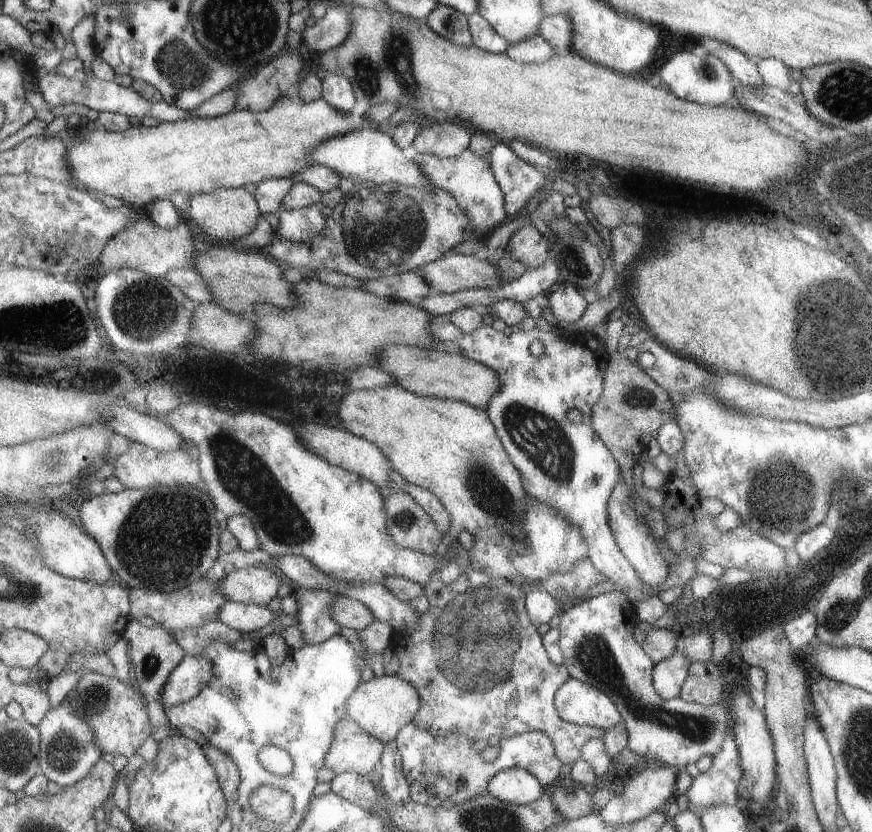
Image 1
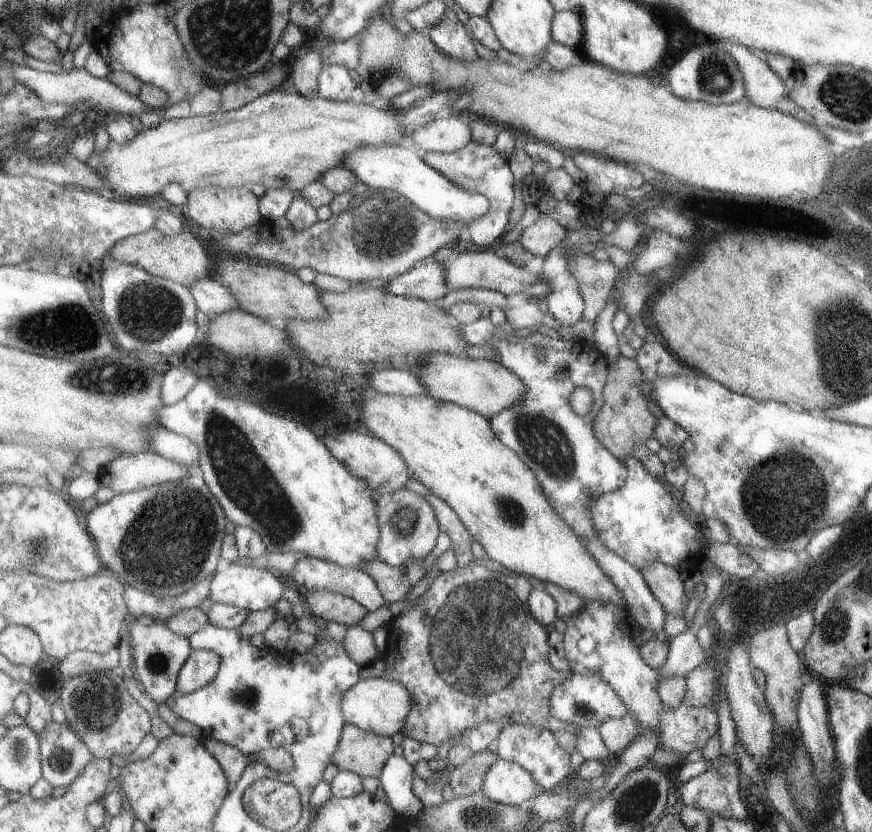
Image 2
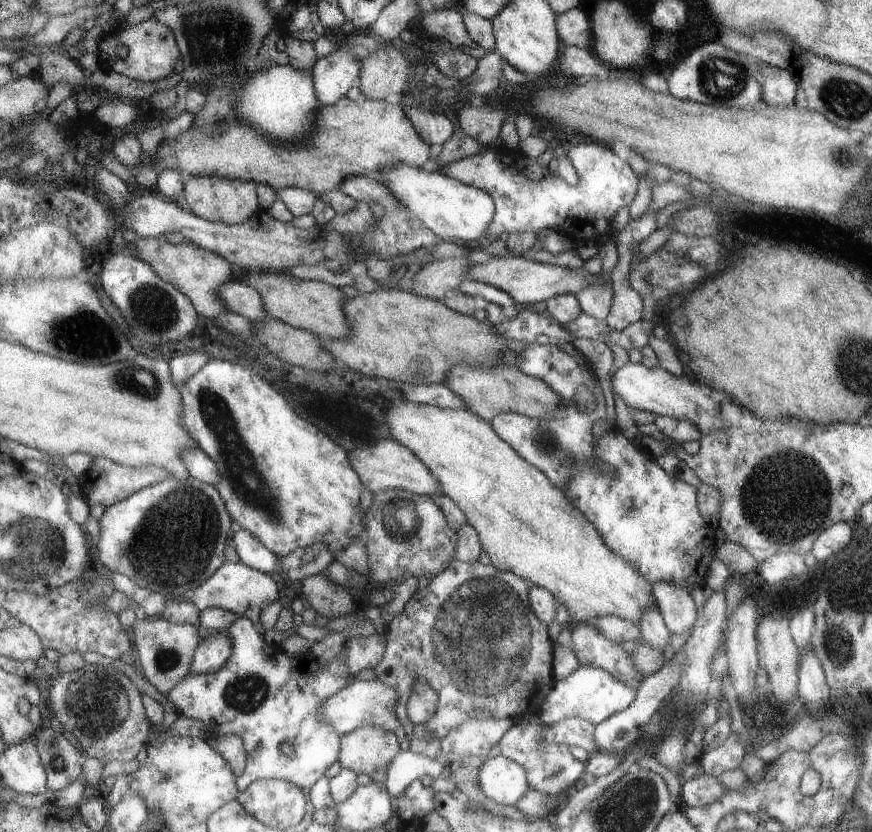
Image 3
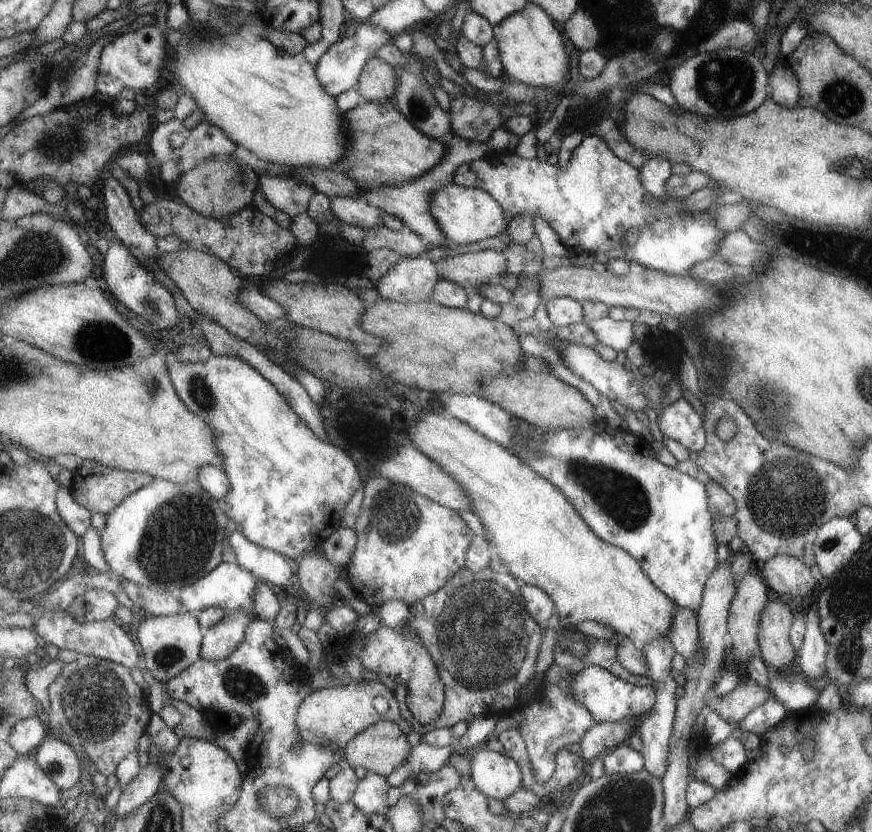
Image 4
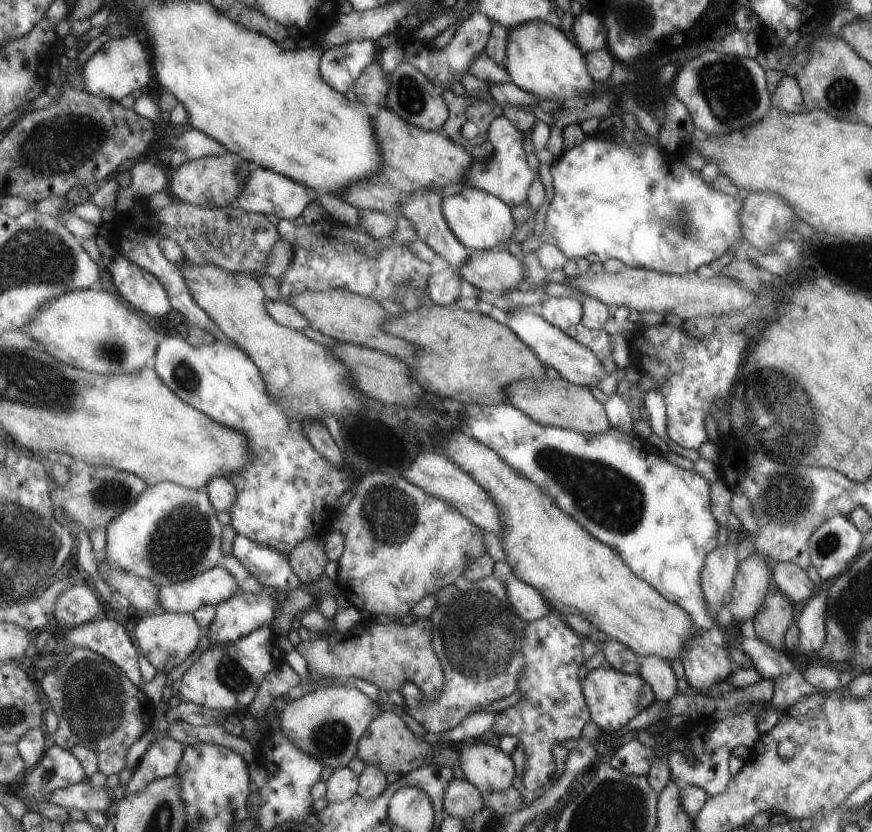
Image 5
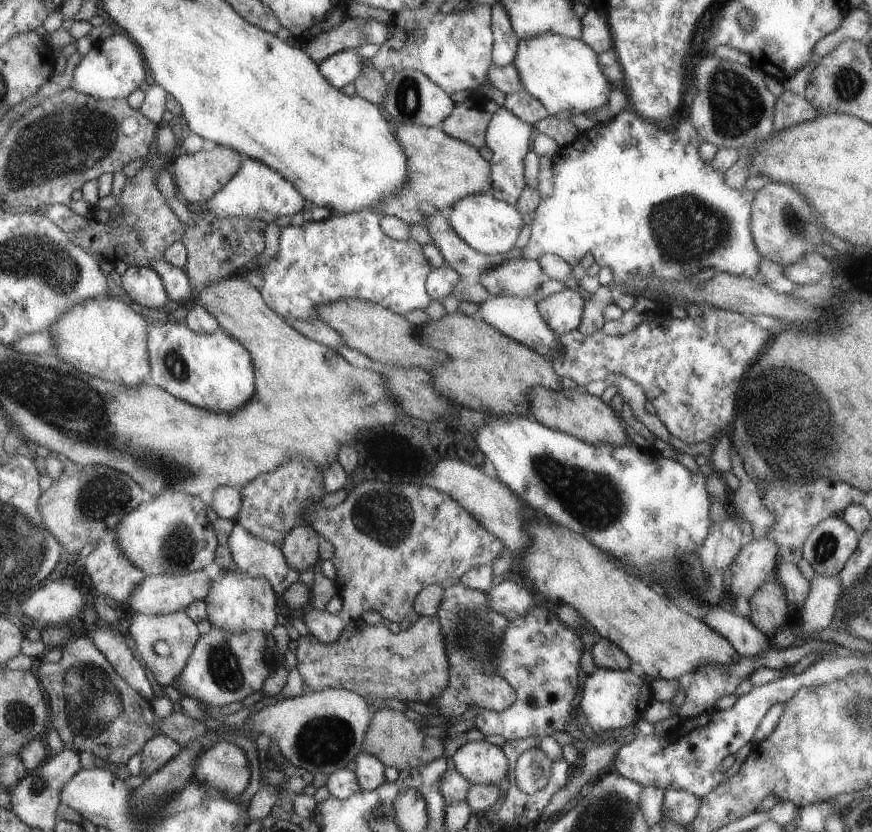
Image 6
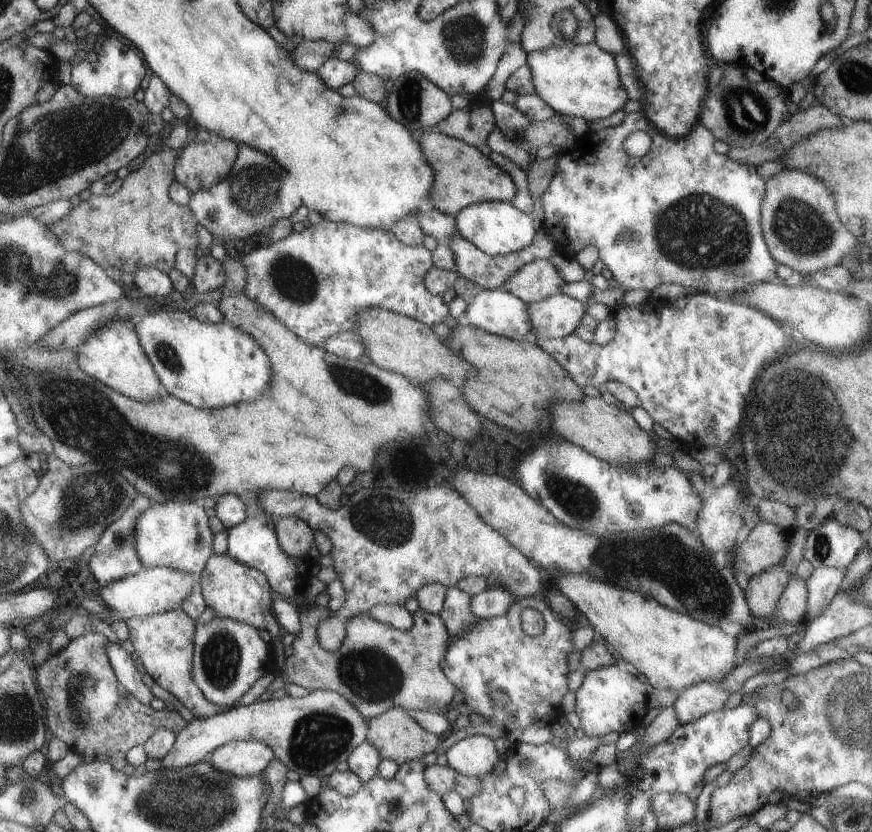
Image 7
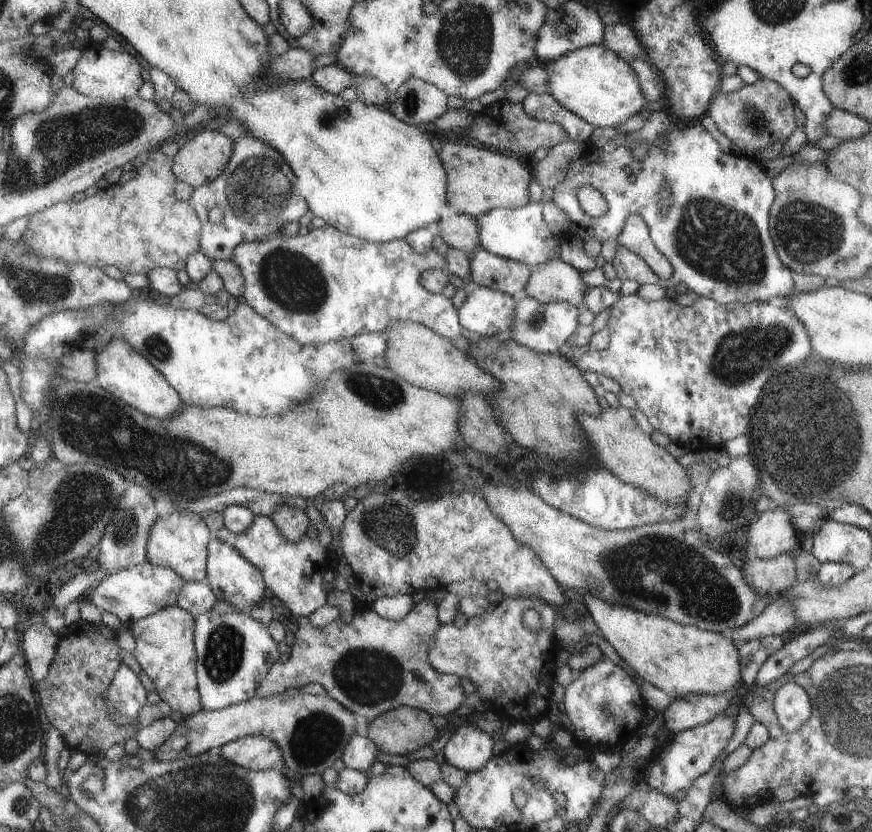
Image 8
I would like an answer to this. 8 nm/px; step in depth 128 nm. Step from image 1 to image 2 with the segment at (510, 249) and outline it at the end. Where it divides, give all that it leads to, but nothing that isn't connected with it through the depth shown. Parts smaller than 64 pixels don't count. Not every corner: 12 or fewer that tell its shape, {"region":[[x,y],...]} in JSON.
{"region":[[541,215],[517,242],[541,259],[565,237],[550,216]]}

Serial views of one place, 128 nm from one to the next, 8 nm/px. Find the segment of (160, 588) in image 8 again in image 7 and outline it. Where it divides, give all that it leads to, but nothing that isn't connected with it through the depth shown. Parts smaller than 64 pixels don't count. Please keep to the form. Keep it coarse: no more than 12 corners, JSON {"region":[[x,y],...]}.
{"region":[[169,567],[100,586],[117,619],[181,608],[201,576]]}

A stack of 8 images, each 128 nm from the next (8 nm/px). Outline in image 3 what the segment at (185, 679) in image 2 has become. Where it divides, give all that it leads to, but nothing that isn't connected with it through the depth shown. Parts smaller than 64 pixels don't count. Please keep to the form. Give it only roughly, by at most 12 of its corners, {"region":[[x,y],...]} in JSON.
{"region":[[228,630],[205,632],[190,674],[221,670],[233,644]]}

